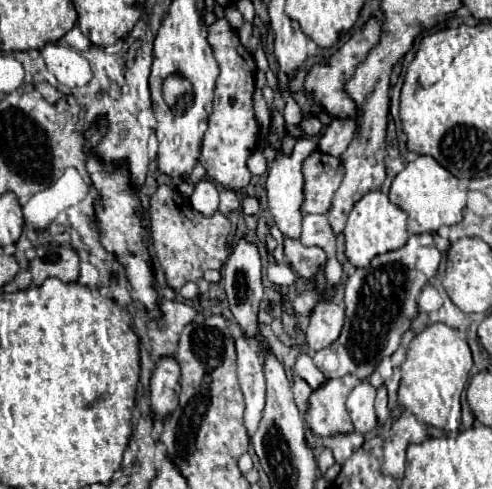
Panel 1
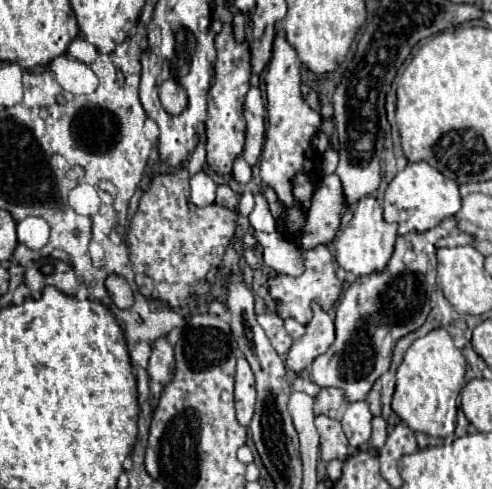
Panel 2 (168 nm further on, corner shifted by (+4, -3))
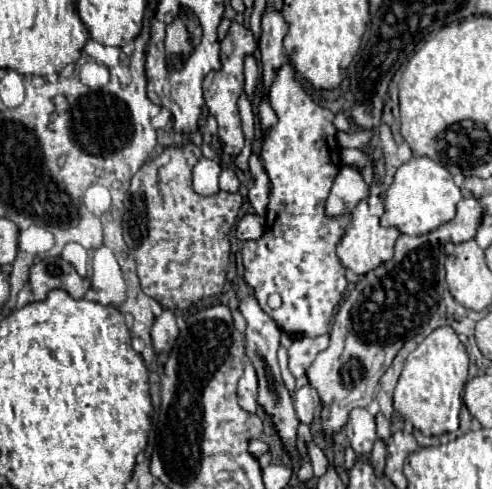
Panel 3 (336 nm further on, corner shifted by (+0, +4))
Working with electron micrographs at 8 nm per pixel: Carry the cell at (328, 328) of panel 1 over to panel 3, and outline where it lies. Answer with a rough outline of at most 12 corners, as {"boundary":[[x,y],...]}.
{"boundary":[[329,336],[293,340],[289,370],[305,376],[315,356],[329,346]]}

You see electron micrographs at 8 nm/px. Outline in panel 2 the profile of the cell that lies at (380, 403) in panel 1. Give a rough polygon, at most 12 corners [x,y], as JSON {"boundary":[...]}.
{"boundary":[[373,417],[371,447],[381,449],[387,437],[385,419]]}

